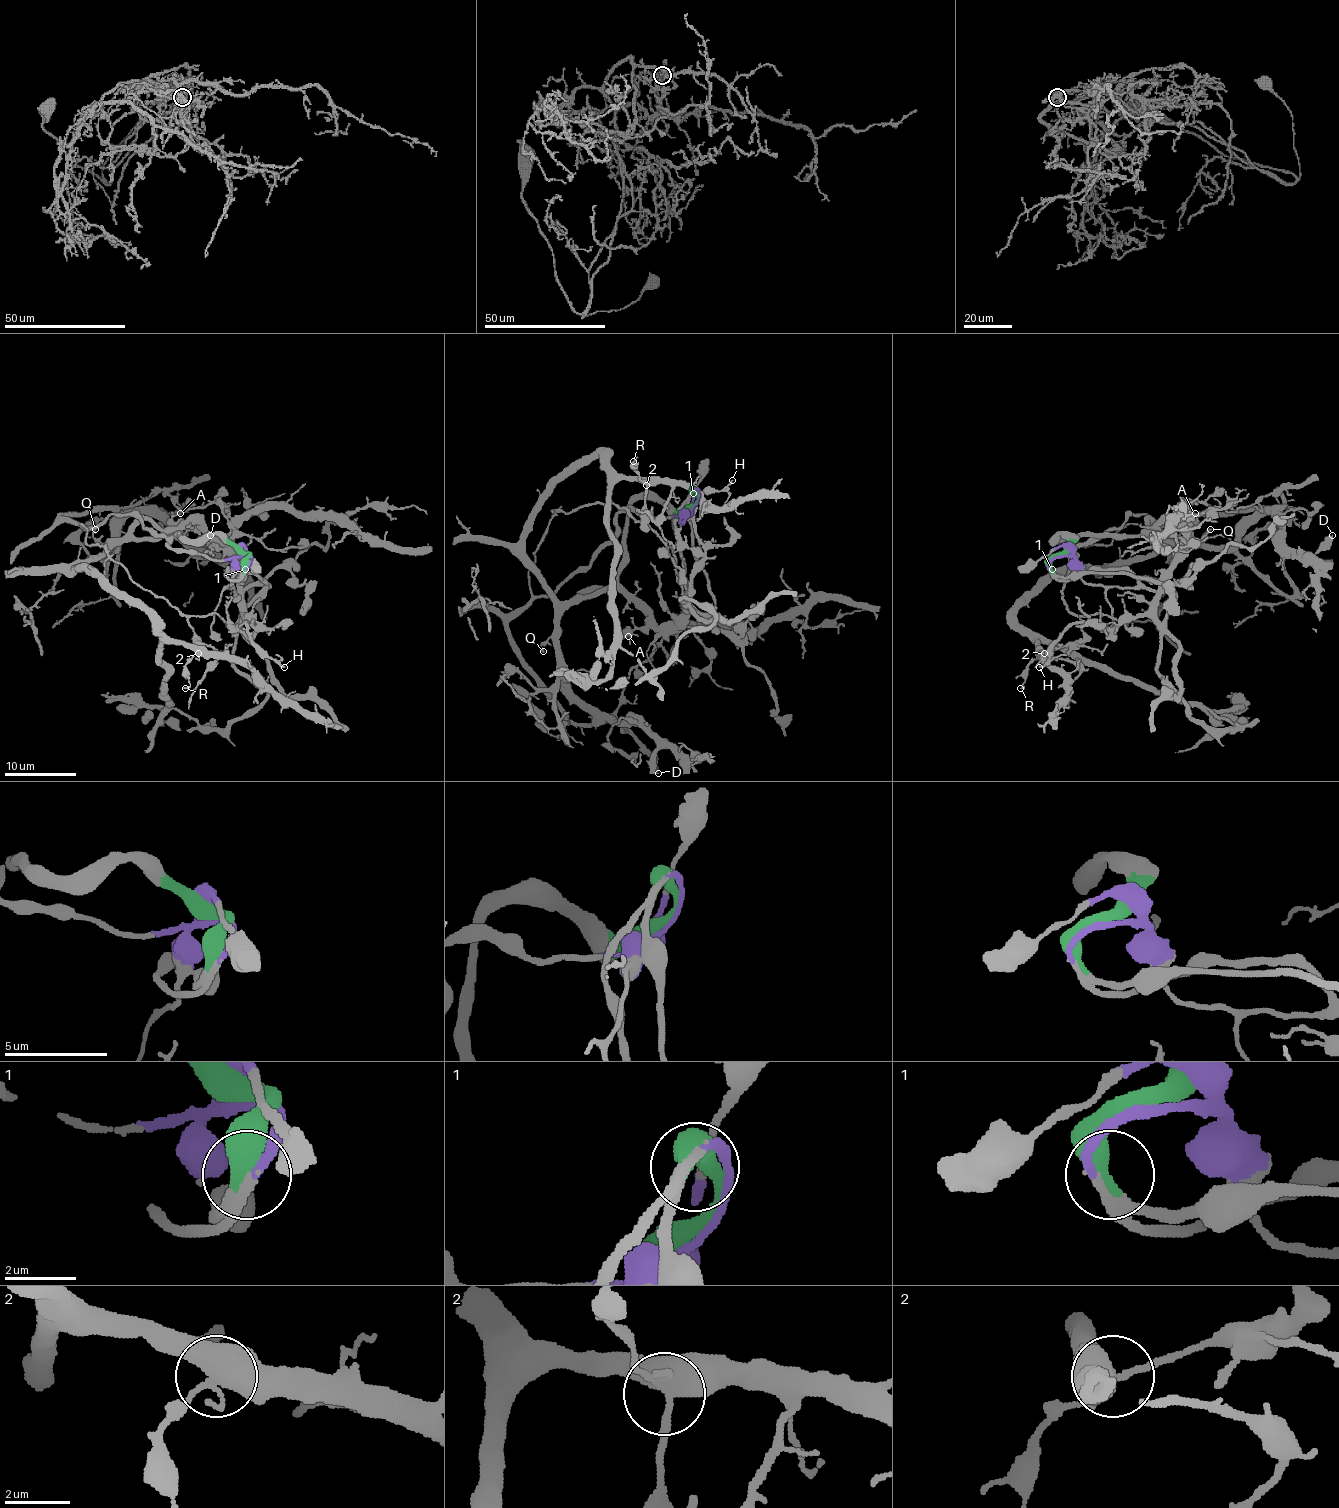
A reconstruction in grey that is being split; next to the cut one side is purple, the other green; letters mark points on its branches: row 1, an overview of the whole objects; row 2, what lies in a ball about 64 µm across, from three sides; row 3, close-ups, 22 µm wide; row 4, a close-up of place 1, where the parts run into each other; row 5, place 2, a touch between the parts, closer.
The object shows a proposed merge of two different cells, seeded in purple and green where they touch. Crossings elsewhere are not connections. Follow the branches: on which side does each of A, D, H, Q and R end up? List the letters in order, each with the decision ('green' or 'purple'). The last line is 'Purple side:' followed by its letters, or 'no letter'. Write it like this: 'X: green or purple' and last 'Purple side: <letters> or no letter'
A: green
D: green
H: green
Q: green
R: purple
Purple side: R

